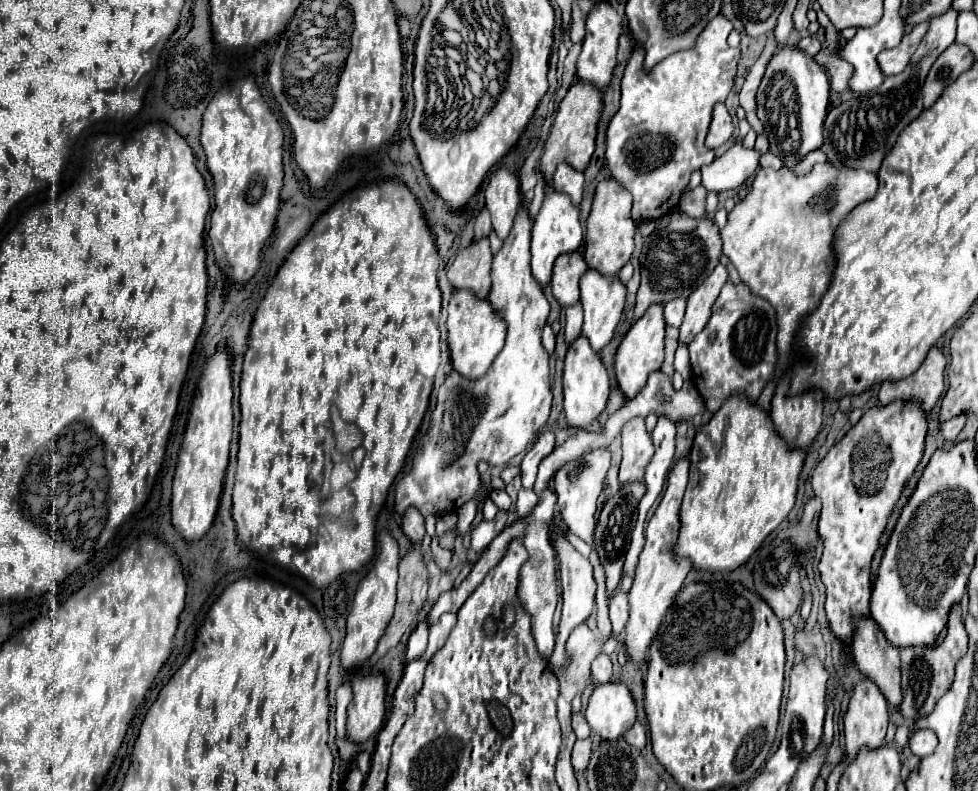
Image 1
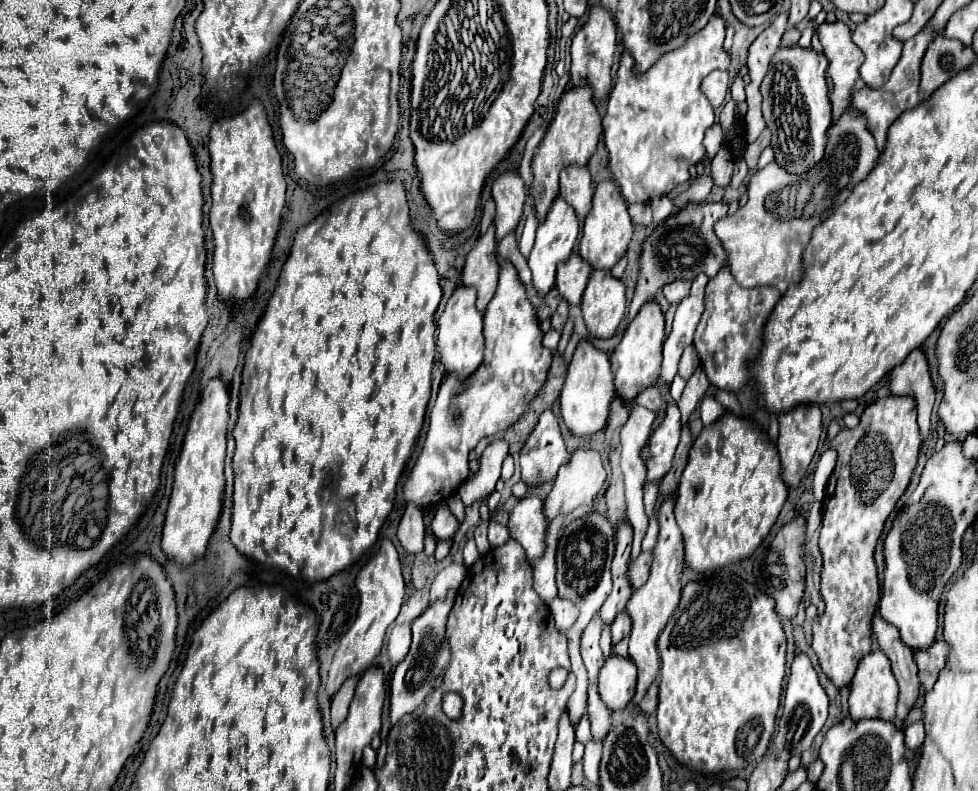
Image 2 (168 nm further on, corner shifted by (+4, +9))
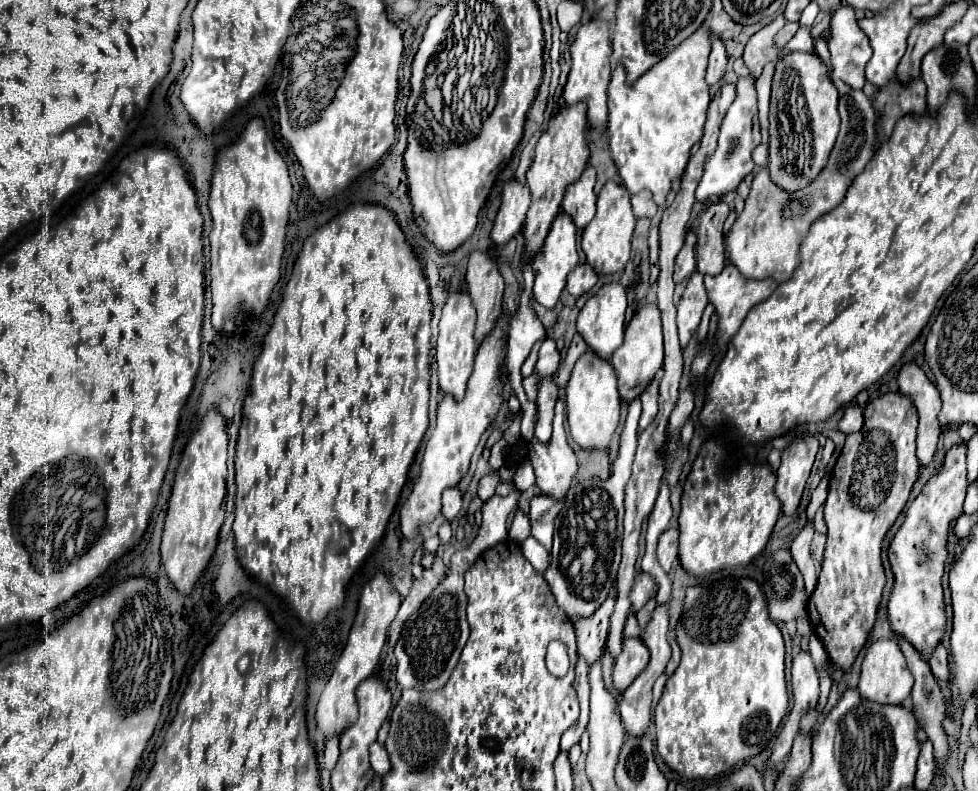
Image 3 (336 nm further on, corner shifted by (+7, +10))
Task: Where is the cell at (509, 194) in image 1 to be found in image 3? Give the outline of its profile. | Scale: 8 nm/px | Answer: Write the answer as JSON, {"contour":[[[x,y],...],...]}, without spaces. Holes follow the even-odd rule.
{"contour":[[[509,180],[503,184],[501,192],[501,208],[497,212],[491,240],[499,246],[507,244],[523,226],[525,214],[531,204],[531,194],[525,184],[519,184],[517,180]]]}

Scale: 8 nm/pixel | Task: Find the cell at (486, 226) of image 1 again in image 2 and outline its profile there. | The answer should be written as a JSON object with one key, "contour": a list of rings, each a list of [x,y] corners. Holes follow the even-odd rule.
{"contour":[[[488,199],[488,201],[484,203],[484,211],[482,211],[482,223],[480,223],[482,231],[486,231],[492,221],[494,221],[494,201]]]}

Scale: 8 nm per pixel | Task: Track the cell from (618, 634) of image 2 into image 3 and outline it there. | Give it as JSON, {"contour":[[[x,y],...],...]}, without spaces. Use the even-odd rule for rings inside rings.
{"contour":[[[639,574],[631,586],[631,614],[635,614],[651,596],[655,596],[657,592],[657,586],[655,582],[647,576],[647,574]]]}

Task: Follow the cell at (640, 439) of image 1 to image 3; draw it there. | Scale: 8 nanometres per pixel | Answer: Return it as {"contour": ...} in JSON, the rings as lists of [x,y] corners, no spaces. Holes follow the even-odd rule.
{"contour":[[[651,382],[647,386],[647,390],[641,394],[641,402],[643,402],[643,412],[641,412],[641,420],[639,420],[639,432],[643,432],[649,422],[655,418],[655,408],[657,408],[657,382]]]}

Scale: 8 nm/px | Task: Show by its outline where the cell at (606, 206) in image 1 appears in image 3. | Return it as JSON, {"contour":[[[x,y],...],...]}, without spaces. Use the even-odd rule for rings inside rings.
{"contour":[[[611,180],[601,188],[597,196],[597,214],[585,226],[583,236],[581,236],[581,248],[587,256],[587,264],[595,268],[597,274],[621,272],[627,264],[627,256],[631,250],[631,234],[635,228],[635,216],[633,216],[629,198],[631,196],[625,192],[623,184],[617,184]]]}

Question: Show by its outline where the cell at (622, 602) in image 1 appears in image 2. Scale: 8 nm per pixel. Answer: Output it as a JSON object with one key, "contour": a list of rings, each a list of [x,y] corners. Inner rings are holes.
{"contour":[[[644,551],[636,561],[630,563],[630,571],[628,571],[628,577],[630,577],[630,583],[634,589],[642,587],[646,581],[648,581],[648,571],[650,571],[650,561],[652,561],[652,551]]]}

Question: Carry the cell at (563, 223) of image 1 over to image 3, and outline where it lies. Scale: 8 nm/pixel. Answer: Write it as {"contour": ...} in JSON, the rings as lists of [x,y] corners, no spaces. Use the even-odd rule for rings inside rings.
{"contour":[[[559,212],[557,218],[553,220],[549,234],[539,250],[539,254],[533,258],[533,272],[535,272],[535,284],[533,284],[533,298],[545,306],[545,308],[553,308],[559,300],[561,290],[565,288],[565,278],[567,274],[577,266],[577,246],[575,246],[575,236],[577,236],[577,228],[573,224],[573,218],[565,212]]]}

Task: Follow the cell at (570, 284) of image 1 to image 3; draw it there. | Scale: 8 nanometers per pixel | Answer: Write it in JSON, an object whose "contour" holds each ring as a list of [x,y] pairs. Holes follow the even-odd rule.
{"contour":[[[579,264],[579,266],[575,266],[575,270],[567,276],[567,286],[565,286],[565,290],[567,290],[569,294],[573,294],[575,298],[579,298],[579,296],[585,294],[595,282],[597,282],[597,272],[595,272],[589,264]]]}

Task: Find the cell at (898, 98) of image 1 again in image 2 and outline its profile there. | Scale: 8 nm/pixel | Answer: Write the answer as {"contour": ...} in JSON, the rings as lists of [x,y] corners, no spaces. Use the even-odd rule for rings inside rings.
{"contour":[[[922,29],[918,35],[914,35],[910,41],[904,43],[904,51],[902,51],[902,57],[900,61],[896,63],[888,83],[880,89],[870,89],[870,87],[864,87],[862,91],[856,91],[852,95],[852,101],[850,105],[864,111],[866,113],[866,119],[868,119],[868,131],[874,135],[876,139],[876,145],[878,149],[882,151],[884,145],[886,145],[886,135],[888,135],[888,129],[890,125],[906,111],[906,109],[912,109],[920,103],[920,91],[918,91],[918,85],[920,85],[920,61],[924,57],[924,51],[928,47],[928,43],[934,39],[934,33],[930,29]]]}

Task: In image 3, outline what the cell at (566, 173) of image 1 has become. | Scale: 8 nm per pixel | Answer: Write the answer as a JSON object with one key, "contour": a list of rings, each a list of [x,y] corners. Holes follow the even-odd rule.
{"contour":[[[587,166],[581,178],[567,186],[563,196],[563,212],[567,212],[573,218],[579,230],[583,230],[595,216],[597,196],[593,192],[593,186],[595,186],[595,168]]]}

